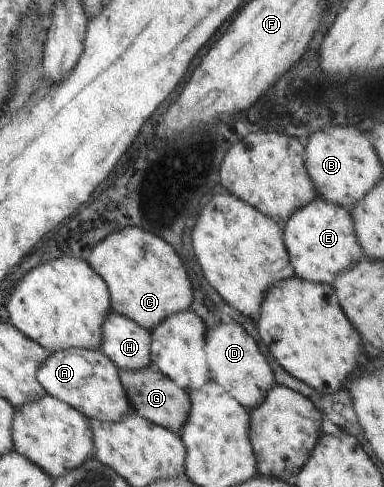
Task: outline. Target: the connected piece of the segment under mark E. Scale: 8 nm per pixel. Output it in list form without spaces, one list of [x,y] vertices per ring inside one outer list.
[[[315,198],[313,203],[308,203],[305,207],[301,207],[299,211],[295,211],[283,226],[283,237],[285,247],[289,255],[289,263],[291,263],[295,274],[309,283],[320,283],[332,286],[333,279],[341,273],[347,271],[351,267],[355,267],[355,263],[359,263],[365,257],[351,219],[350,212],[340,205],[329,203],[323,198]]]

